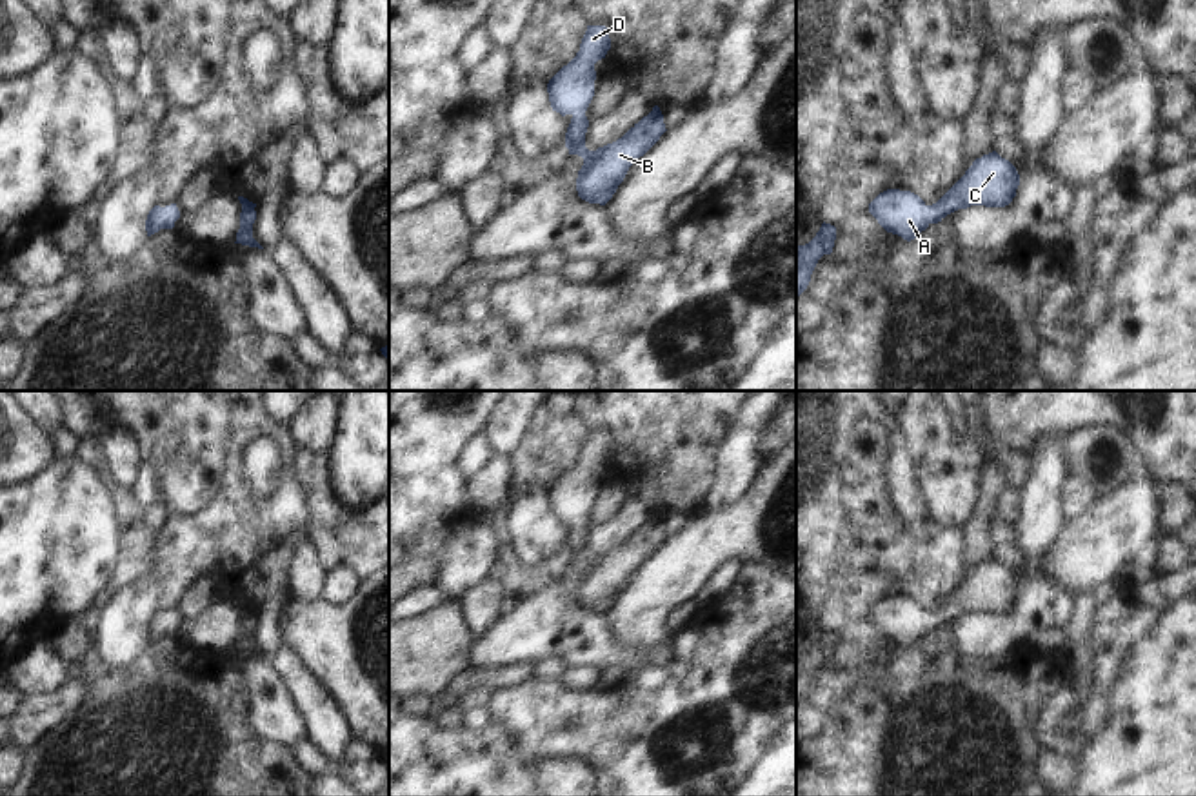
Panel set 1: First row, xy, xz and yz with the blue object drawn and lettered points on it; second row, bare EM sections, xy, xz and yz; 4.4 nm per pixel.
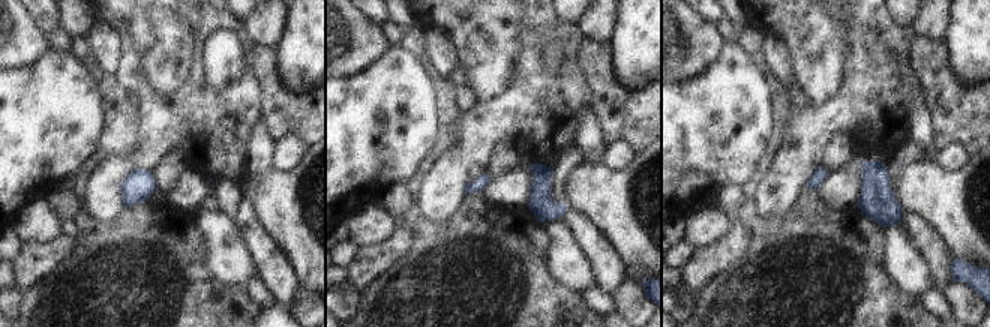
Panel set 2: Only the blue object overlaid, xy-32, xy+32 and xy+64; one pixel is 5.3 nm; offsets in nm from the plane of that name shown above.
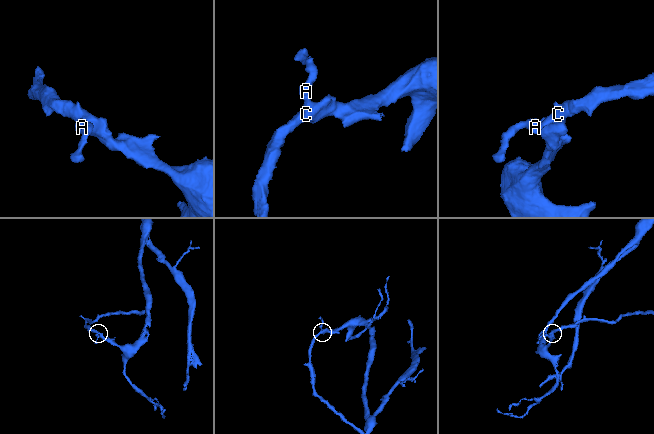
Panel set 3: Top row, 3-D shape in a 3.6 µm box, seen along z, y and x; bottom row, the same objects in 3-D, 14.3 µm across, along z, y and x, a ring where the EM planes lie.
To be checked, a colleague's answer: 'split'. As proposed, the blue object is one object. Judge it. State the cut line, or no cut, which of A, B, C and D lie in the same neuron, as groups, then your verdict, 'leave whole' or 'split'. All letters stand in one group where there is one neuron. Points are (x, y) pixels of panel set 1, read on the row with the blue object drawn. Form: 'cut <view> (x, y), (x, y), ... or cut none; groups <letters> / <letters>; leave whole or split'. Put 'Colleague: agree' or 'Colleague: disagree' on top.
Colleague: disagree
cut none; groups A B C D; leave whole

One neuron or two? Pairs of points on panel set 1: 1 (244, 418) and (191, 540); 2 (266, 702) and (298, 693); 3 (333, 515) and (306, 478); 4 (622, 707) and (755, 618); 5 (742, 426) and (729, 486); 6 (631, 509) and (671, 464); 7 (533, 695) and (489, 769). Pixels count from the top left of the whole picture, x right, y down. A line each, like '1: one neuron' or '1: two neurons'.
1: one neuron
2: two neurons
3: one neuron
4: one neuron
5: one neuron
6: two neurons
7: two neurons

